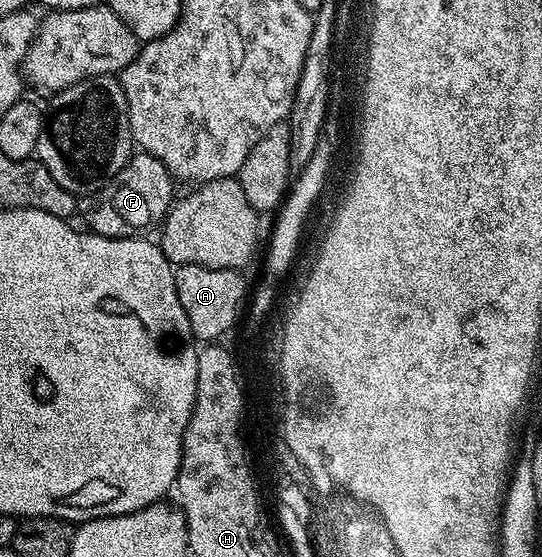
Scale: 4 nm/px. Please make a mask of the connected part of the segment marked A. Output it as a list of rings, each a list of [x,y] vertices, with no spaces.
[[[182,264],[176,273],[179,302],[183,302],[183,311],[187,314],[187,322],[191,322],[194,337],[201,342],[220,341],[224,332],[236,326],[237,315],[242,315],[247,300],[242,273],[231,268],[204,268],[198,264]]]

